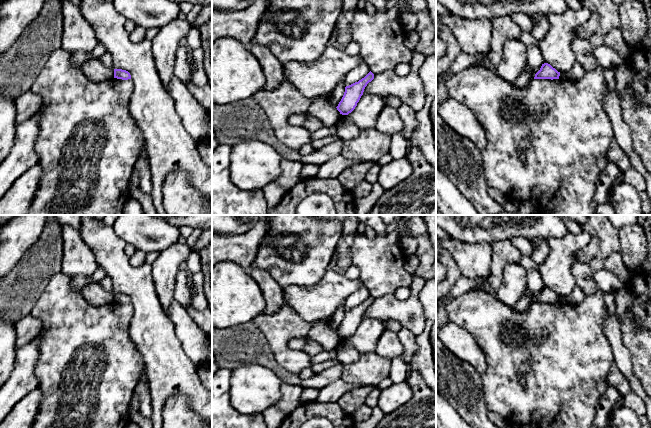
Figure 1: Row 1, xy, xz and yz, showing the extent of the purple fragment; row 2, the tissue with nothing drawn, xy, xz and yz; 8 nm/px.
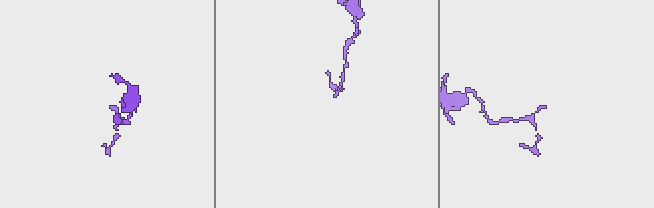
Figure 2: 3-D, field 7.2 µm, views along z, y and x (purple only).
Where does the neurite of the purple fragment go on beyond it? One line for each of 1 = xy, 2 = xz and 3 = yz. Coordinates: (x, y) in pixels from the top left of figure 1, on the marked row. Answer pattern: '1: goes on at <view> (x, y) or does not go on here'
1: does not go on here
2: does not go on here
3: does not go on here

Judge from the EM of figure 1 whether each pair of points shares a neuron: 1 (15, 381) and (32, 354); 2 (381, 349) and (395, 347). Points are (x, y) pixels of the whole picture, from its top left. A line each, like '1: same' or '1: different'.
1: same
2: same

